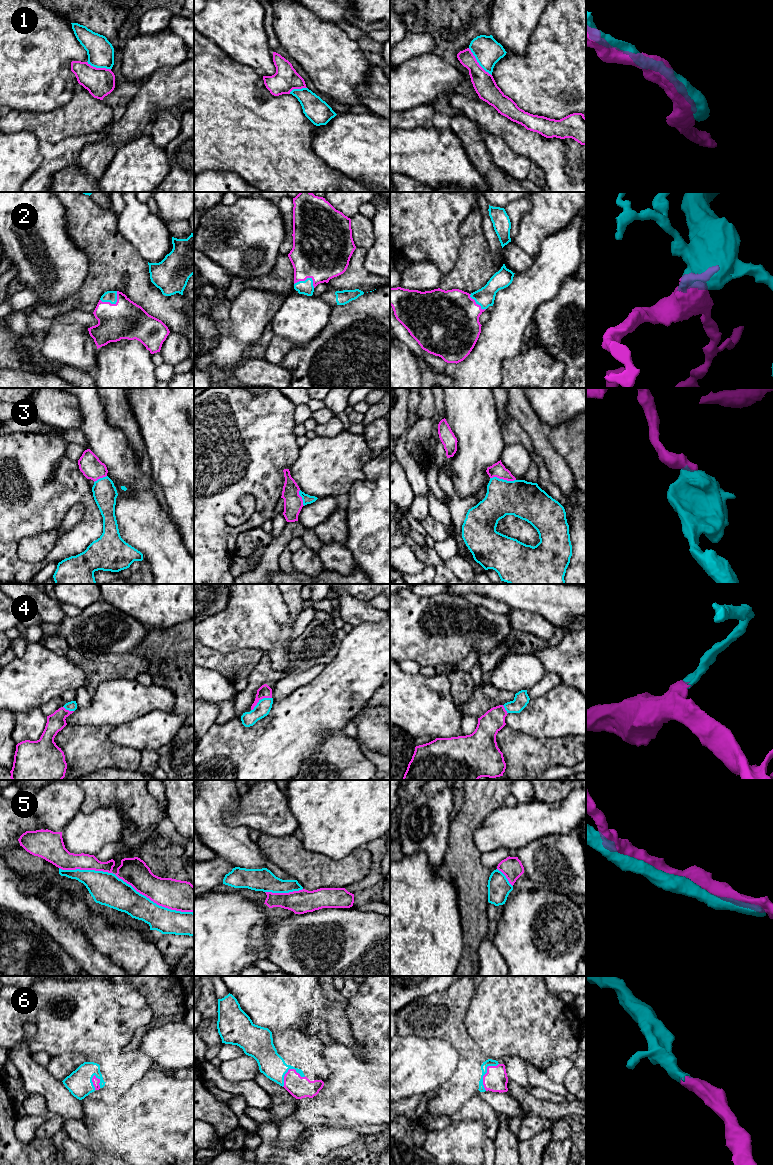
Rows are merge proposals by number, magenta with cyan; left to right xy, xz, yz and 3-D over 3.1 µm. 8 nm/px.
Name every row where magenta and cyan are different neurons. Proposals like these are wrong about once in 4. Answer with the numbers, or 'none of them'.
3

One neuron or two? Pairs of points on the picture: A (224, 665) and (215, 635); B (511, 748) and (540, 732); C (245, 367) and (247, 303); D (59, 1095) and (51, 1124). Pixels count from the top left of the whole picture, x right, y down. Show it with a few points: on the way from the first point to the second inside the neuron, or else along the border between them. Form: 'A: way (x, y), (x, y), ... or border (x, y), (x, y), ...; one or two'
A: border (204, 644), (222, 652), (243, 649); two
B: border (511, 728), (538, 738), (556, 738); two
C: border (242, 359), (231, 371); two
D: border (52, 1114), (58, 1115), (63, 1120); two

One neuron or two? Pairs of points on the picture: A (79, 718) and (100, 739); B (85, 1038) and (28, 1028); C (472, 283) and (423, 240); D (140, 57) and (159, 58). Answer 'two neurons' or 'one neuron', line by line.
A: two neurons
B: two neurons
C: two neurons
D: one neuron

